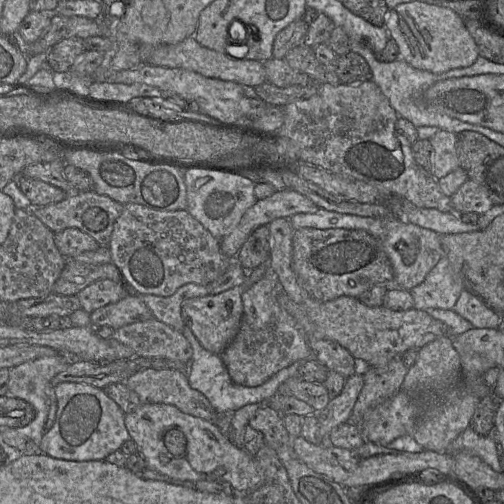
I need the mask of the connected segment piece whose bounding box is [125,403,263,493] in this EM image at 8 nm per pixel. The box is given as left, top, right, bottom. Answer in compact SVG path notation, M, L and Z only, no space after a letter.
M142 403L133 412L125 414L125 426L137 446L138 453L144 458L146 467L161 474L193 483L199 480L225 481L237 493L252 492L263 485L263 472L255 458L233 444L214 422L183 413L173 405Z

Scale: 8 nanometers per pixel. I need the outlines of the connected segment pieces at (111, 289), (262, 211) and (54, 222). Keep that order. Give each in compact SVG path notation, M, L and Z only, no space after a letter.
M102 279L82 289L77 297L80 302L80 309L90 314L98 308L122 300L128 294L129 290L125 283Z
M276 190L271 196L258 199L242 216L238 225L220 240L220 249L227 258L236 258L249 235L260 226L277 218L290 218L298 213L315 213L319 207L295 190Z
M93 191L79 192L73 197L41 207L32 207L32 213L52 232L58 233L67 228L76 228L95 239L100 246L109 247L113 226L121 215L123 204Z

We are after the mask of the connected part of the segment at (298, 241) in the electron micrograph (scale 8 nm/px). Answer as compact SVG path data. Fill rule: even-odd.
M301 228L294 231L292 245L292 268L299 284L317 301L327 302L341 296L358 298L374 285L393 285L393 270L386 253L380 242L365 230Z

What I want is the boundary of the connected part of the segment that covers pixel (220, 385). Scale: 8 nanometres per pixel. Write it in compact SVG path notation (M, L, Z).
M186 325L182 330L182 334L189 342L193 352L190 362L187 364L186 375L189 385L193 389L201 392L208 399L217 413L233 413L249 404L266 403L277 392L277 389L282 383L284 383L288 378L296 375L297 370L304 363L304 361L296 361L281 369L262 385L247 387L232 381L221 356L204 349L190 328Z

